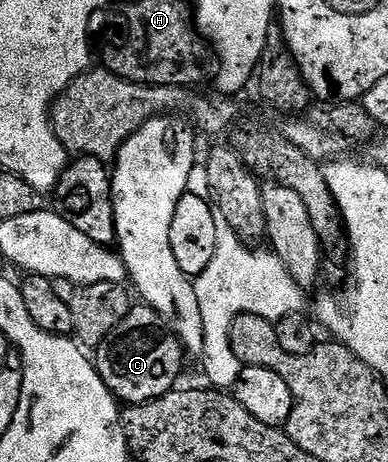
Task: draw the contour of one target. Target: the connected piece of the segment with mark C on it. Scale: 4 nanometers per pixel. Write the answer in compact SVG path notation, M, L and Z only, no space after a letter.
M147 304L133 305L132 311L94 350L94 365L106 388L124 404L149 402L177 389L184 358L186 351L180 339L169 330L164 317Z

